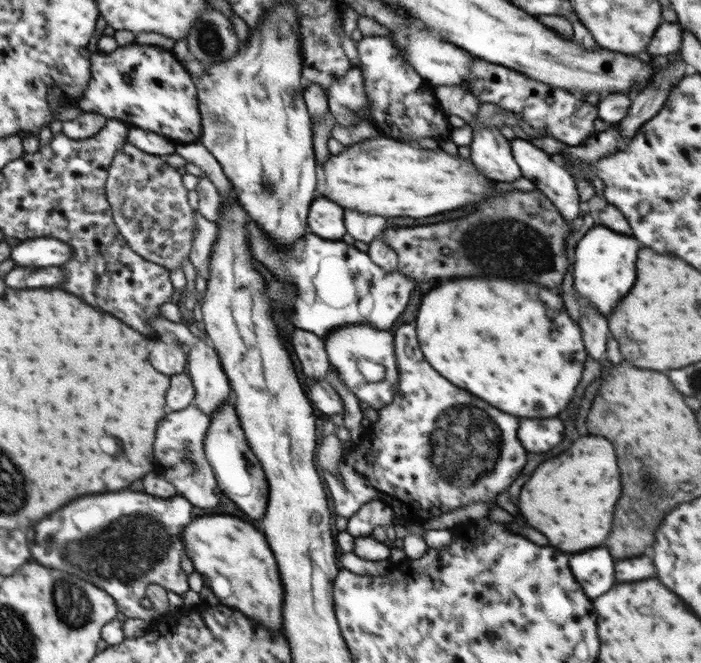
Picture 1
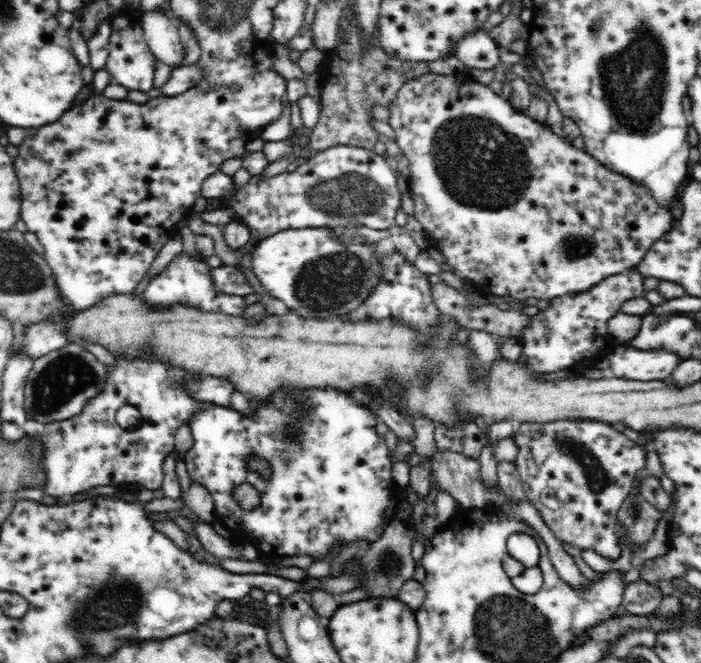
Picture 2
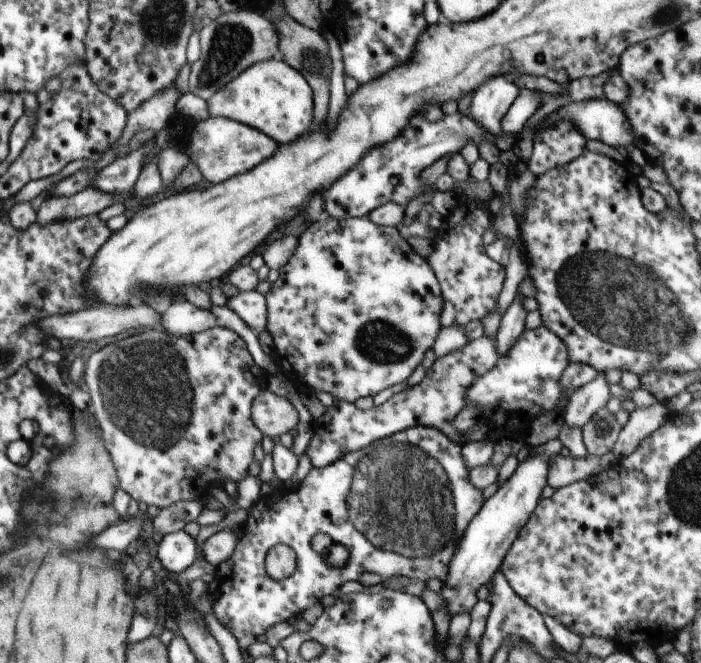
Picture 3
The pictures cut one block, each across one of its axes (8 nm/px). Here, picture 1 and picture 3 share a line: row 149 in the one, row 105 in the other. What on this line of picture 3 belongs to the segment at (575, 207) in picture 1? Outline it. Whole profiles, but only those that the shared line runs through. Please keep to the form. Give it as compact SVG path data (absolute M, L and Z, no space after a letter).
M530 88L519 89L518 98L512 103L506 116L502 118L502 130L508 136L514 136L524 128L524 124L542 106L542 99L538 92Z

